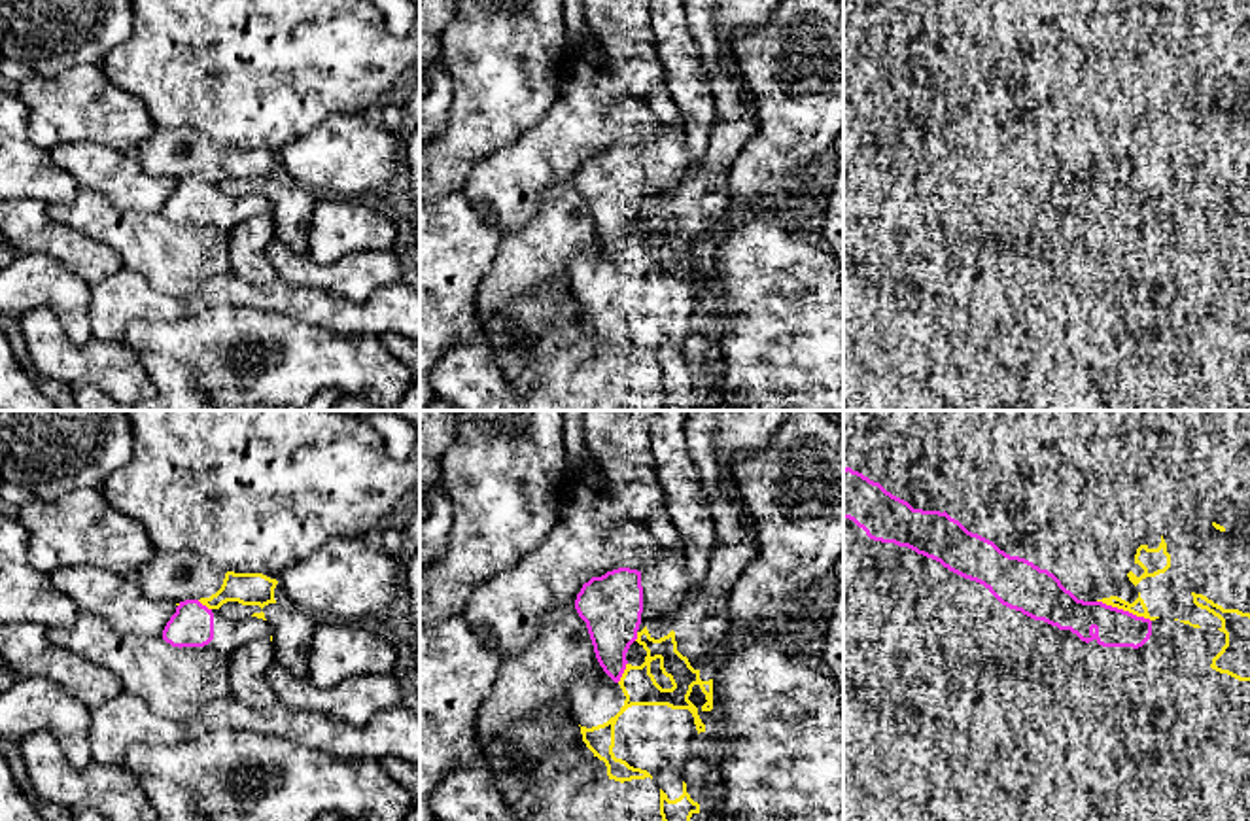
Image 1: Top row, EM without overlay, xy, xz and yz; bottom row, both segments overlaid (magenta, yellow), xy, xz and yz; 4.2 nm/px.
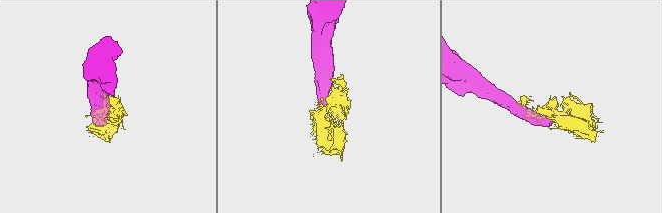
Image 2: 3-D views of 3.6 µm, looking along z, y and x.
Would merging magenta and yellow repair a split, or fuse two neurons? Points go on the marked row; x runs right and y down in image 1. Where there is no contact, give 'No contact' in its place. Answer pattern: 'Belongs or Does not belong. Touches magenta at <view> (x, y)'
Does not belong. Touches magenta at yz (1122, 610)

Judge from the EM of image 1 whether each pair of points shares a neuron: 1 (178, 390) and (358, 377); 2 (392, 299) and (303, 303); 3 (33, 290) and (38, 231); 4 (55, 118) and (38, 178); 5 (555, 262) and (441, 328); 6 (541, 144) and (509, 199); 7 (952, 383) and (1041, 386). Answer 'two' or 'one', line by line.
1: two
2: one
3: two
4: two
5: two
6: one
7: two

